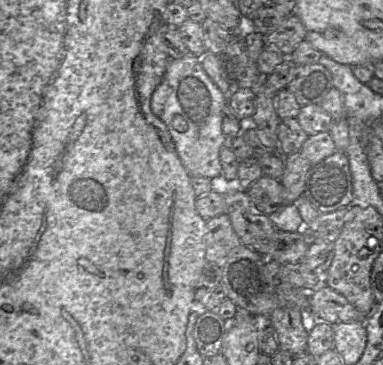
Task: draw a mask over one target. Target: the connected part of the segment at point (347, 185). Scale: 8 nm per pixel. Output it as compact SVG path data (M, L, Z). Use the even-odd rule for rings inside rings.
M337 150L313 165L307 173L301 196L306 197L319 214L350 207L355 199L346 153Z

